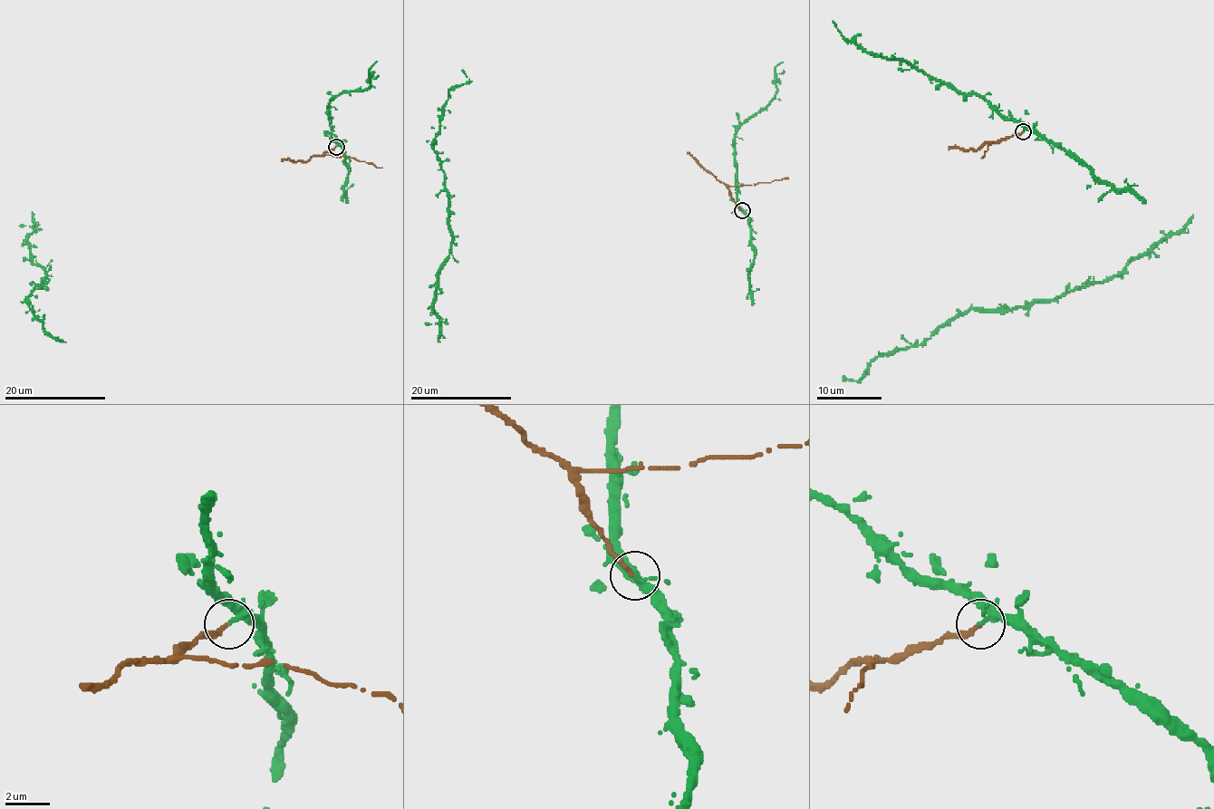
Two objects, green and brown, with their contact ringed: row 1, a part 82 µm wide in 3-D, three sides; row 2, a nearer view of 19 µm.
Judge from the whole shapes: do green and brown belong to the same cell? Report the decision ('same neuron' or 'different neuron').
different neuron

